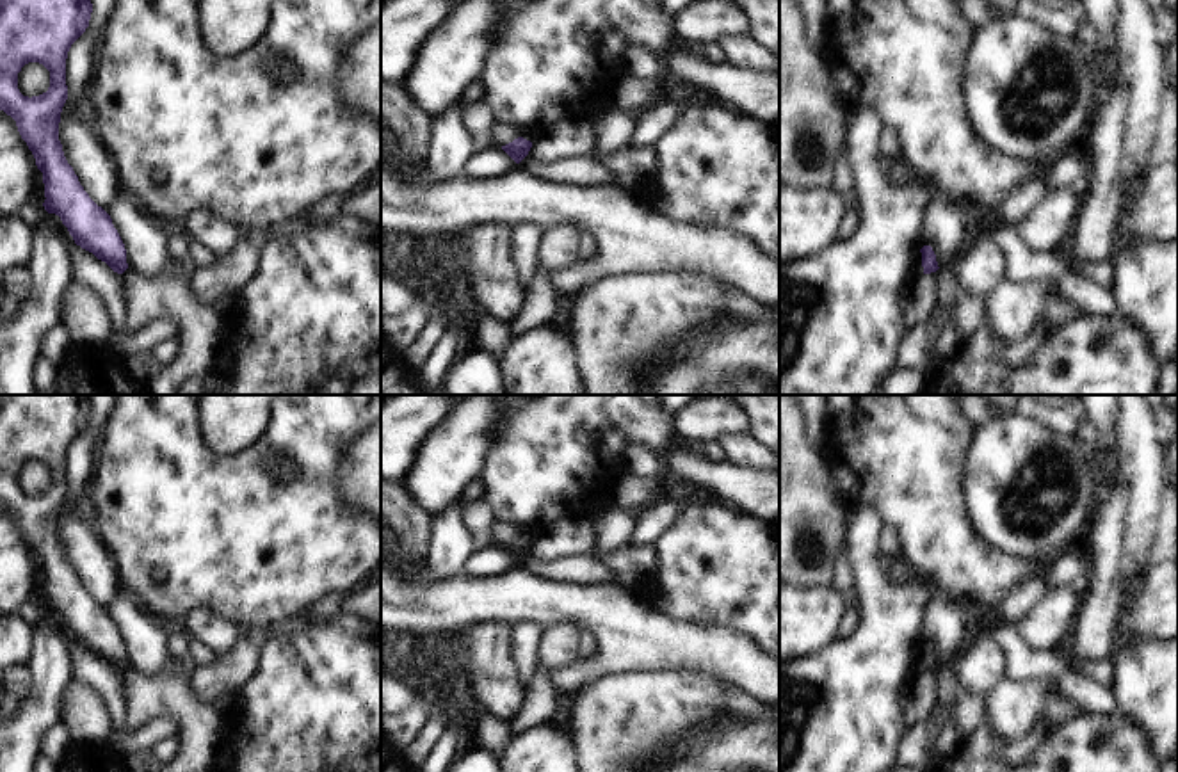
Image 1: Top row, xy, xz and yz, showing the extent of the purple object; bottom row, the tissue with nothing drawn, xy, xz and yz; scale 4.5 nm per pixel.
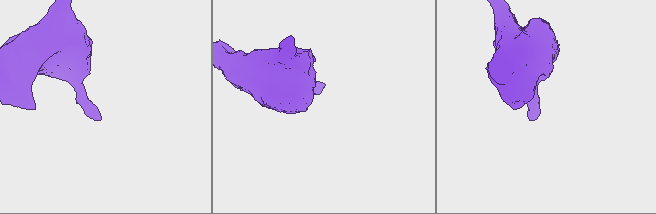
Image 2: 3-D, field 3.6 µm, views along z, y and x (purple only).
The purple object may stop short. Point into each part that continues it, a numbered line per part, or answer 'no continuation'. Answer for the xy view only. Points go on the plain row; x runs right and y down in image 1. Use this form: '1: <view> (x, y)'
no continuation

